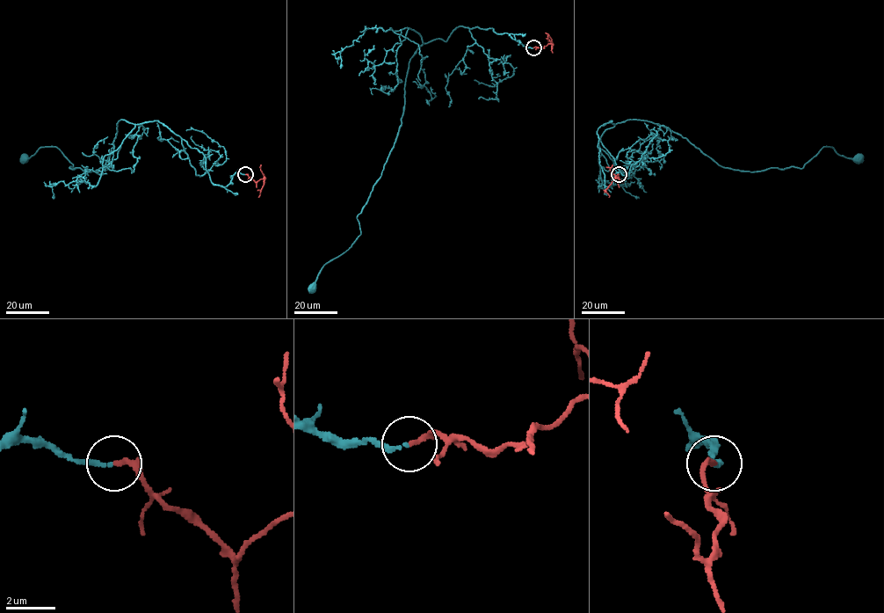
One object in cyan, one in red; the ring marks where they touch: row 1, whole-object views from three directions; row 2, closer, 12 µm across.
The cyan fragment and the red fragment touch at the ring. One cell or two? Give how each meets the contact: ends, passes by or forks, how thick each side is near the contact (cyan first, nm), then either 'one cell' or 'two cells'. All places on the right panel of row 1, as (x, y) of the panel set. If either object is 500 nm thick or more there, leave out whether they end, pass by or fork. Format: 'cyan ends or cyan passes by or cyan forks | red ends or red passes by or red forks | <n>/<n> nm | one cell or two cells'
cyan ends | red ends | 200/200 nm | one cell

